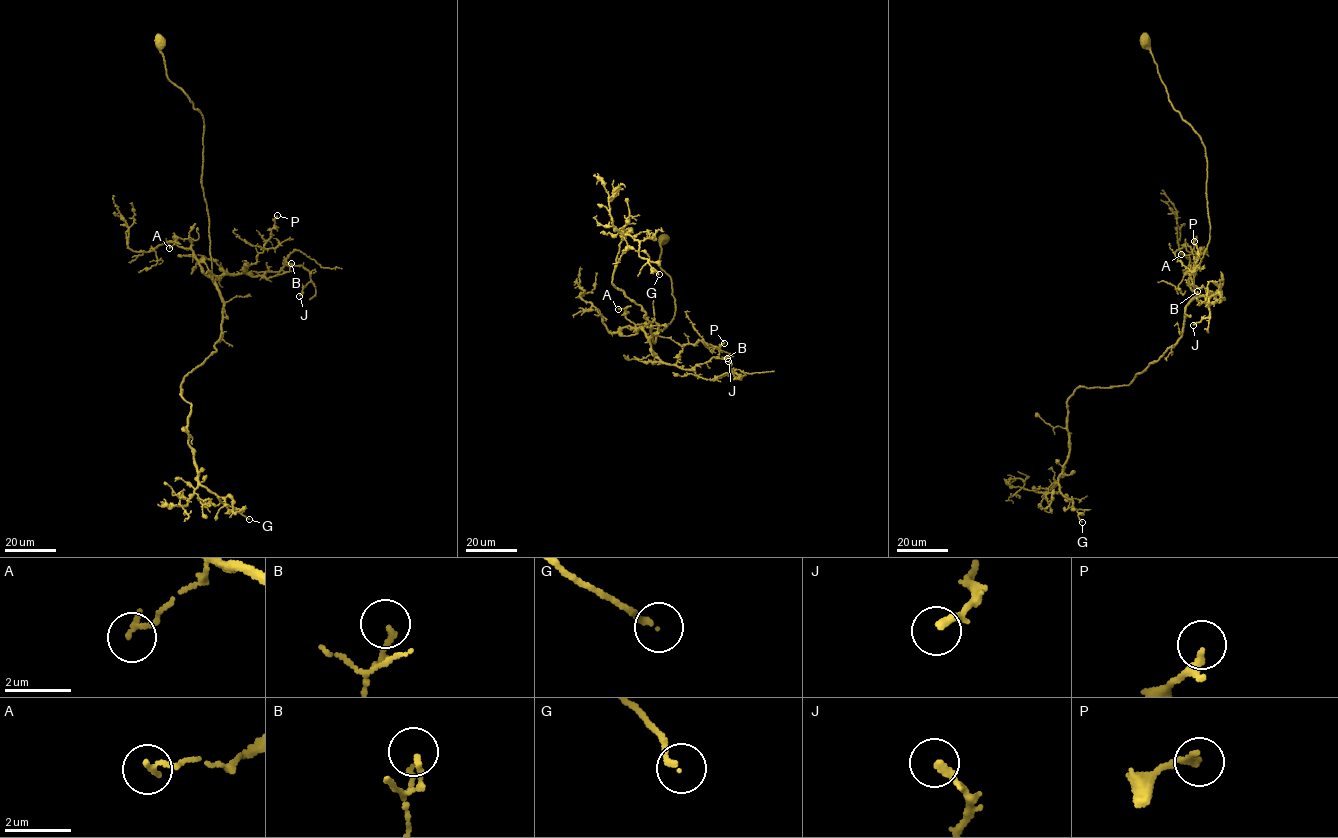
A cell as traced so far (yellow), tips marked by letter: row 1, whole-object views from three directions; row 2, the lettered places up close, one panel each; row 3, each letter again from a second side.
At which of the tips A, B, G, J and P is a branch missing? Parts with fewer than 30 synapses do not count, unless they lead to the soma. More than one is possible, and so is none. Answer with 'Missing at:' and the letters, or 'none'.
Missing at: none

